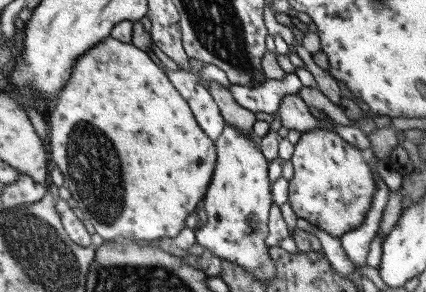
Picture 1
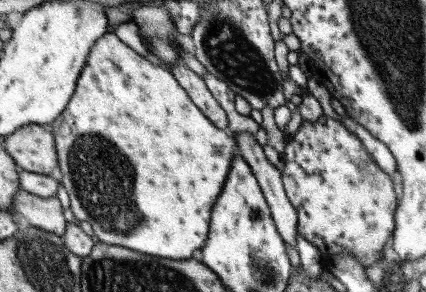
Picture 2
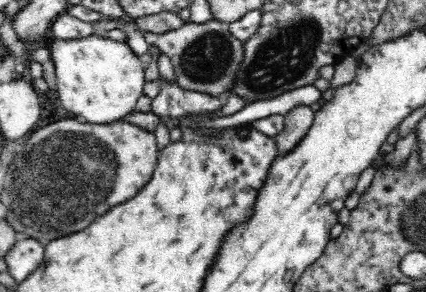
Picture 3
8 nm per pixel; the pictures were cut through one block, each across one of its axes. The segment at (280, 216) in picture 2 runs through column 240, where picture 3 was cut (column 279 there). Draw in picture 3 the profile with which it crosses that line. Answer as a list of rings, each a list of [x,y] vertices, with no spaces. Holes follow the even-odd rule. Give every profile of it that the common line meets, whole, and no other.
[[[296,106],[288,116],[286,116],[286,128],[274,138],[278,146],[278,156],[288,154],[310,130],[314,124],[316,114],[312,112],[310,106]]]

